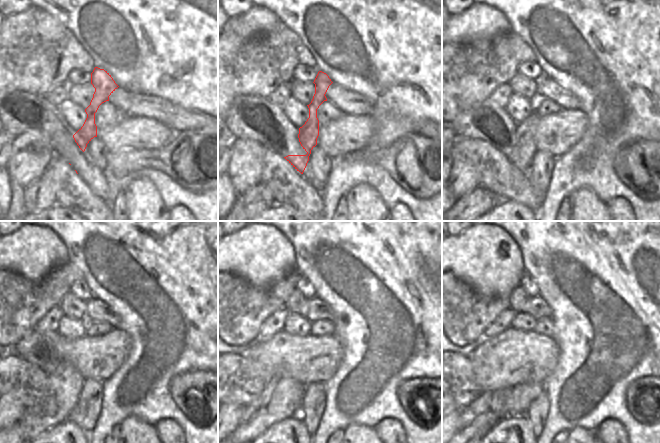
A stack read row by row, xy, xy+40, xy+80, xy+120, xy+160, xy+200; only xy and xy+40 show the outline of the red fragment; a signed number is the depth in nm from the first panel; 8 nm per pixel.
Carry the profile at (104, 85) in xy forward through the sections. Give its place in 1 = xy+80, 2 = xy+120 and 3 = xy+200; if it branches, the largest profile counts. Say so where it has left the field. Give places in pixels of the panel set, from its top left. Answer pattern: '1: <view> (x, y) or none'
1: xy+80 (521, 157)
2: xy+120 (65, 390)
3: xy+200 (488, 409)

